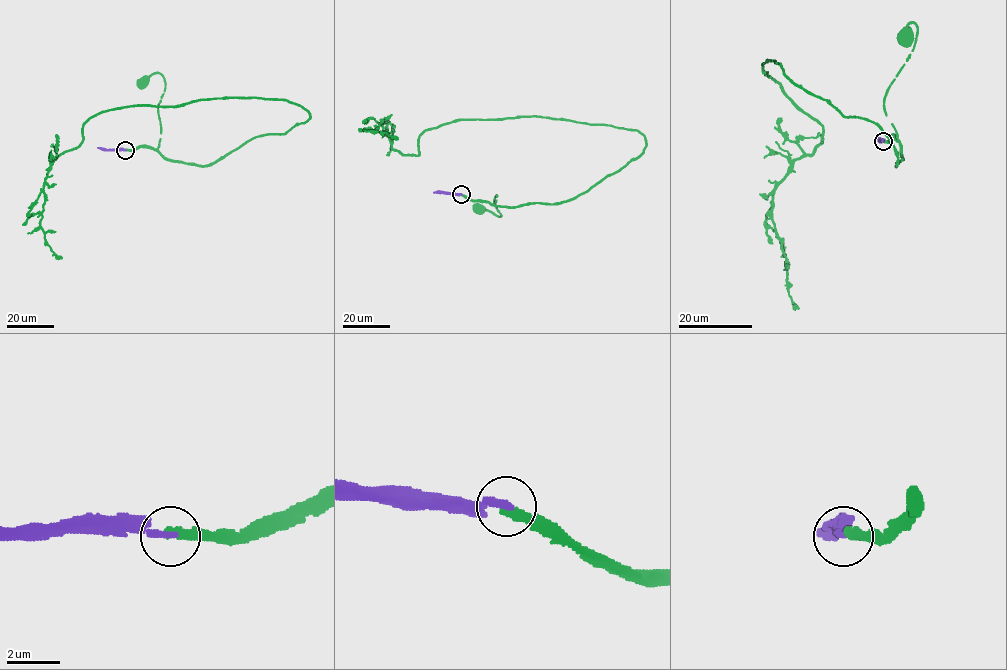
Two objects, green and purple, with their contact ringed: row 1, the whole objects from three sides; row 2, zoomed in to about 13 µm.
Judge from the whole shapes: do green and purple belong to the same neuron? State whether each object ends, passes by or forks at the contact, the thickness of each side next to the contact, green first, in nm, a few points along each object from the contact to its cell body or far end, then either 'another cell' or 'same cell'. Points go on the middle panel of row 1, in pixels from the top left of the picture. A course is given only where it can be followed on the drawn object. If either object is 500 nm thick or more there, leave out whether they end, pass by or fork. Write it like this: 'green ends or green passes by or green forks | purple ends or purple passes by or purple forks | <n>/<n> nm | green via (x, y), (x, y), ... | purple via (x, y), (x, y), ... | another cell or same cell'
green ends | purple ends | 380/280 nm | green via (461, 194), (491, 204), (496, 202), (496, 195), (494, 204), (500, 216), (478, 209) | purple via (461, 194), (433, 192) | same cell

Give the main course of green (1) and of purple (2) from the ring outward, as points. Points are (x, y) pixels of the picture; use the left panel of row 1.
1: (125, 150), (158, 146), (158, 106), (164, 78), (154, 73), (142, 82)
2: (125, 150), (97, 147)

